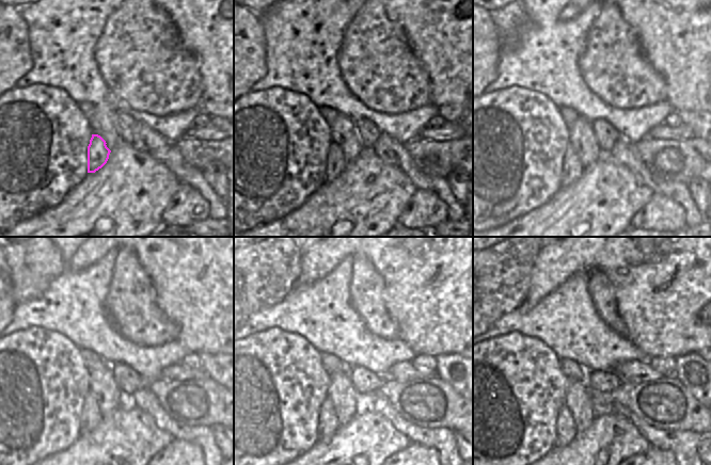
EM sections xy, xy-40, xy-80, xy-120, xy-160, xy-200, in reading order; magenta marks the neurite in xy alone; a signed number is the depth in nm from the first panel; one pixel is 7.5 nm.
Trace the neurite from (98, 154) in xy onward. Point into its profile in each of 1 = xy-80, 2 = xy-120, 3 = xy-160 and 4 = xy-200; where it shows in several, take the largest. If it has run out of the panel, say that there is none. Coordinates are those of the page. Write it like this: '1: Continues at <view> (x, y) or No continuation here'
1: Continues at xy-80 (571, 167)
2: Continues at xy-120 (91, 416)
3: Continues at xy-160 (328, 422)
4: Continues at xy-200 (565, 428).

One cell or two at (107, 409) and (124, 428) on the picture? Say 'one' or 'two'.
two

